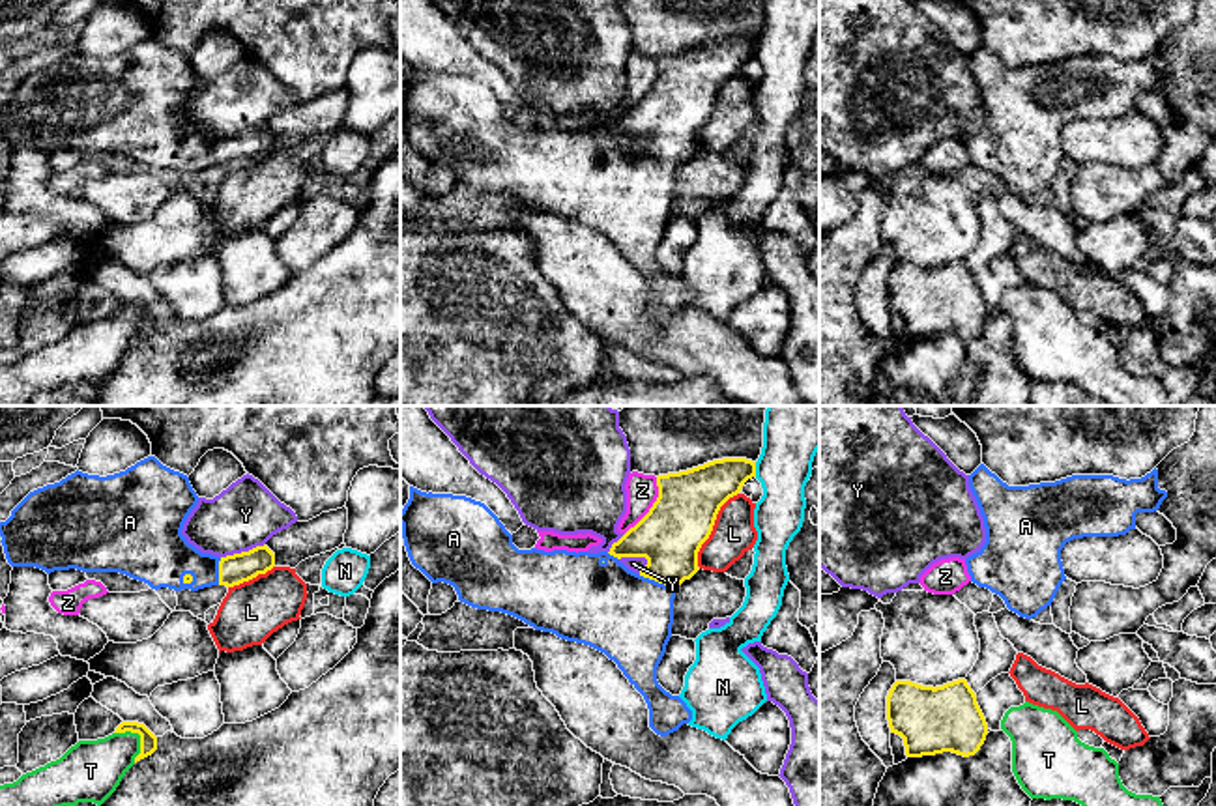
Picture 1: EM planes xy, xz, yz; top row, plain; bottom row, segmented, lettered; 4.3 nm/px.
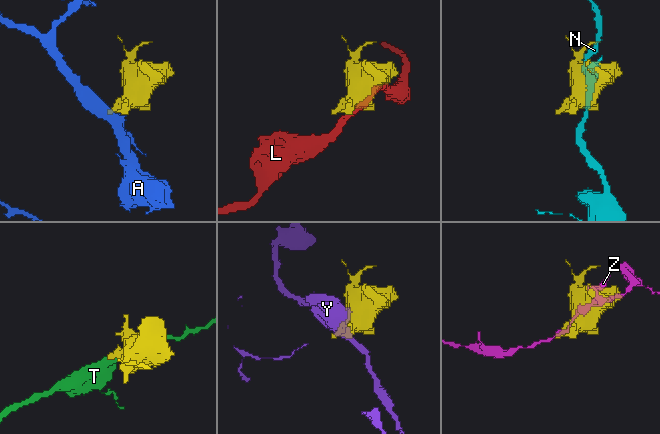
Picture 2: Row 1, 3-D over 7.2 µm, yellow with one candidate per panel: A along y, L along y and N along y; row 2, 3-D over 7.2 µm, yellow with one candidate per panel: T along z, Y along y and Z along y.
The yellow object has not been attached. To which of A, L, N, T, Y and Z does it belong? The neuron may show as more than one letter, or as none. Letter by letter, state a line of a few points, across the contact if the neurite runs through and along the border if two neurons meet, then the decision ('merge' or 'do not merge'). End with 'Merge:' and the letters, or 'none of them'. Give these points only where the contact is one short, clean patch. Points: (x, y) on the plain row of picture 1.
A: line xz (670, 116), (670, 144), (657, 161), (651, 174), (629, 199); merge
L: do not merge
N: do not merge
T: line xy (115, 313), (135, 313), (139, 316), (135, 343); do not merge
Y: do not merge
Z: do not merge
Merge: A

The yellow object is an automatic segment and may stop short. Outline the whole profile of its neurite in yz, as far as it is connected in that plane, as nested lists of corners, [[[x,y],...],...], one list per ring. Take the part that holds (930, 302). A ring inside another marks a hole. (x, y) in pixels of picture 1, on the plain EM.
[[[965,260],[943,267],[896,262],[887,277],[890,314],[904,320],[907,338],[952,333],[975,337],[988,305]]]

